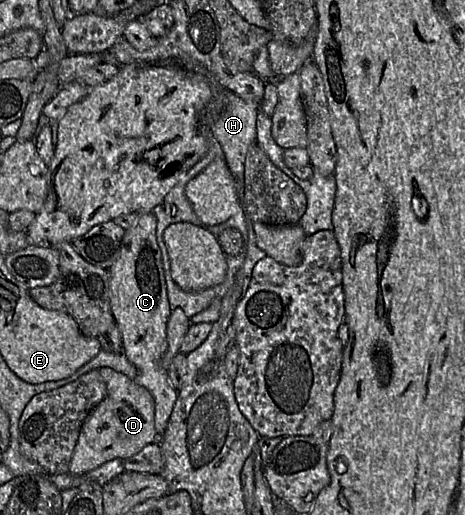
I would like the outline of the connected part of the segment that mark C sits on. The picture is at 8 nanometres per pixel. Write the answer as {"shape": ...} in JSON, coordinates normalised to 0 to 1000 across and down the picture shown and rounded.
{"shape":[[[325,412],[301,416],[288,435],[269,447],[252,501],[237,524],[237,592],[247,627],[262,652],[262,680],[273,697],[292,713],[295,728],[286,736],[292,746],[312,751],[329,769],[333,783],[333,833],[346,858],[372,790],[381,777],[383,757],[366,744],[346,699],[359,680],[357,639],[370,606],[366,596],[355,540],[348,487],[338,466],[338,425]]]}

